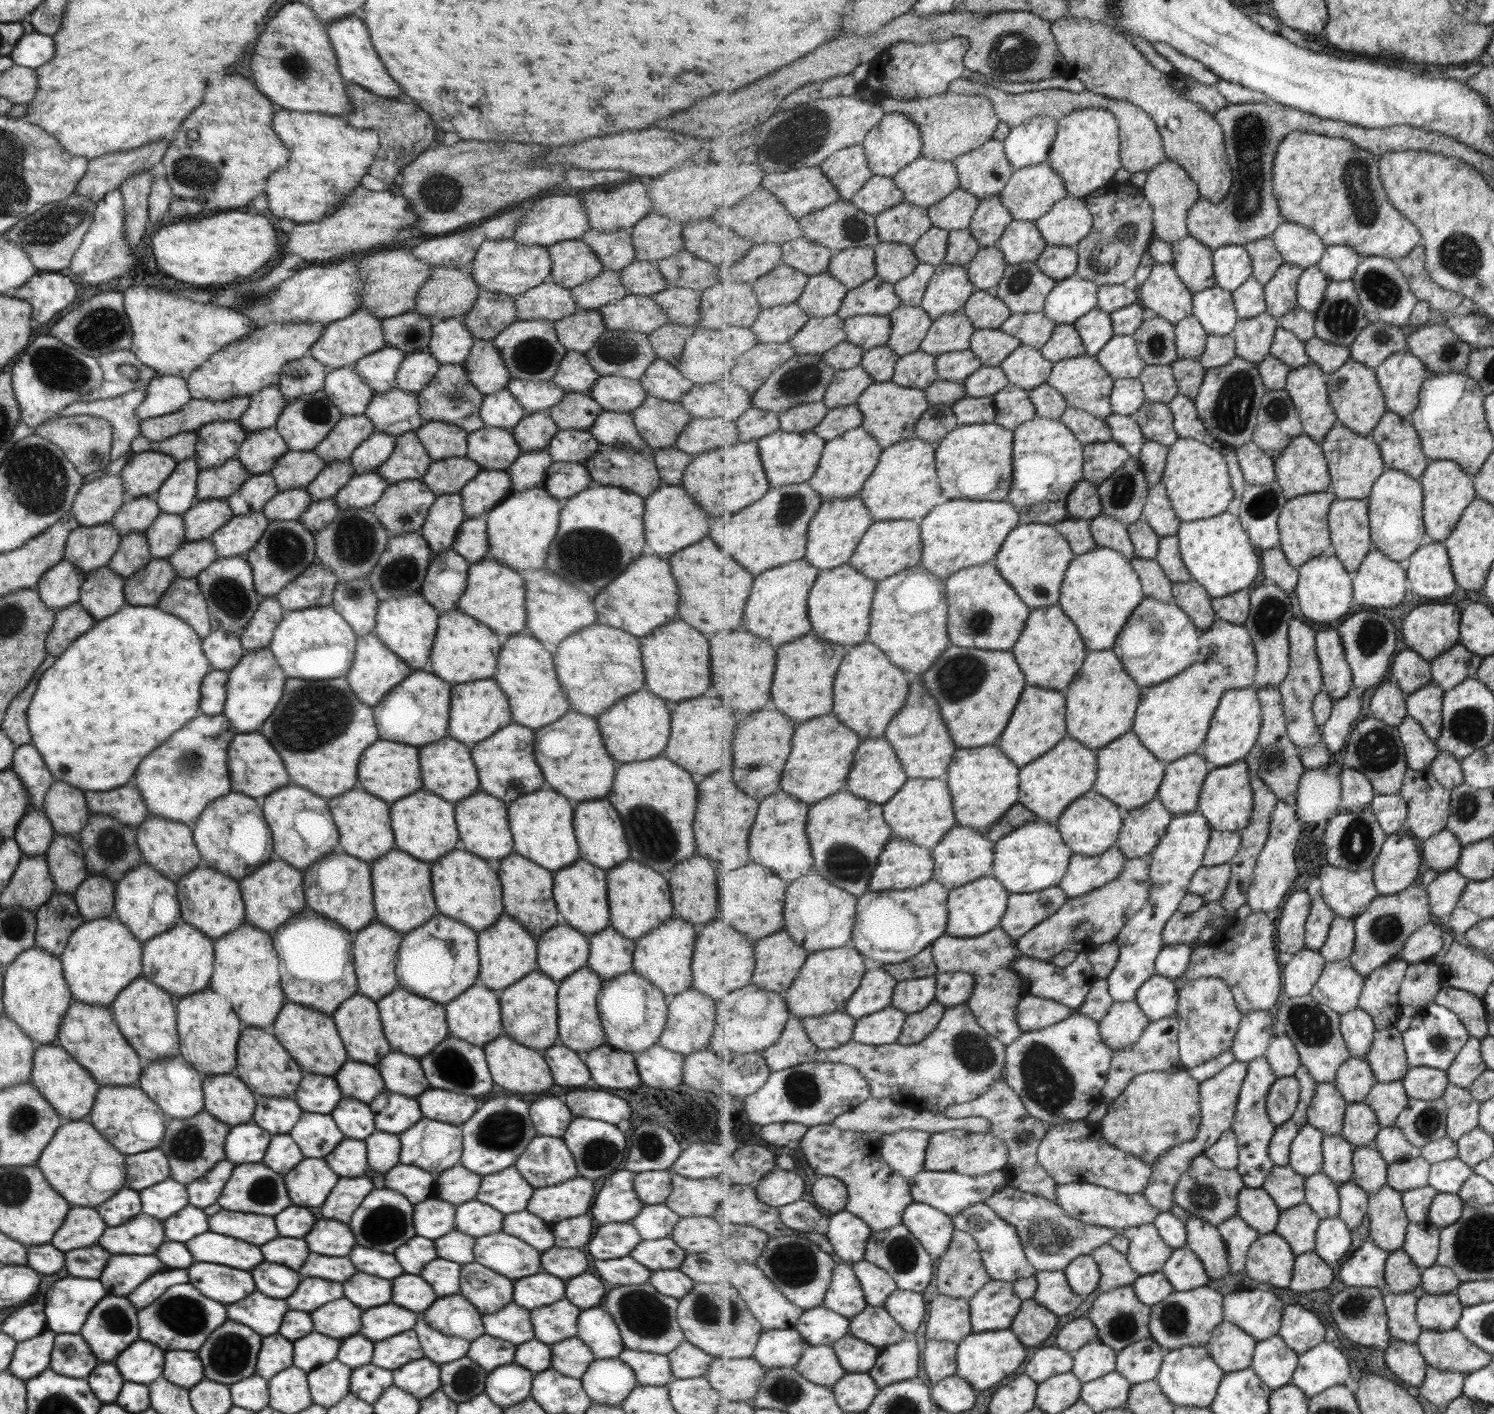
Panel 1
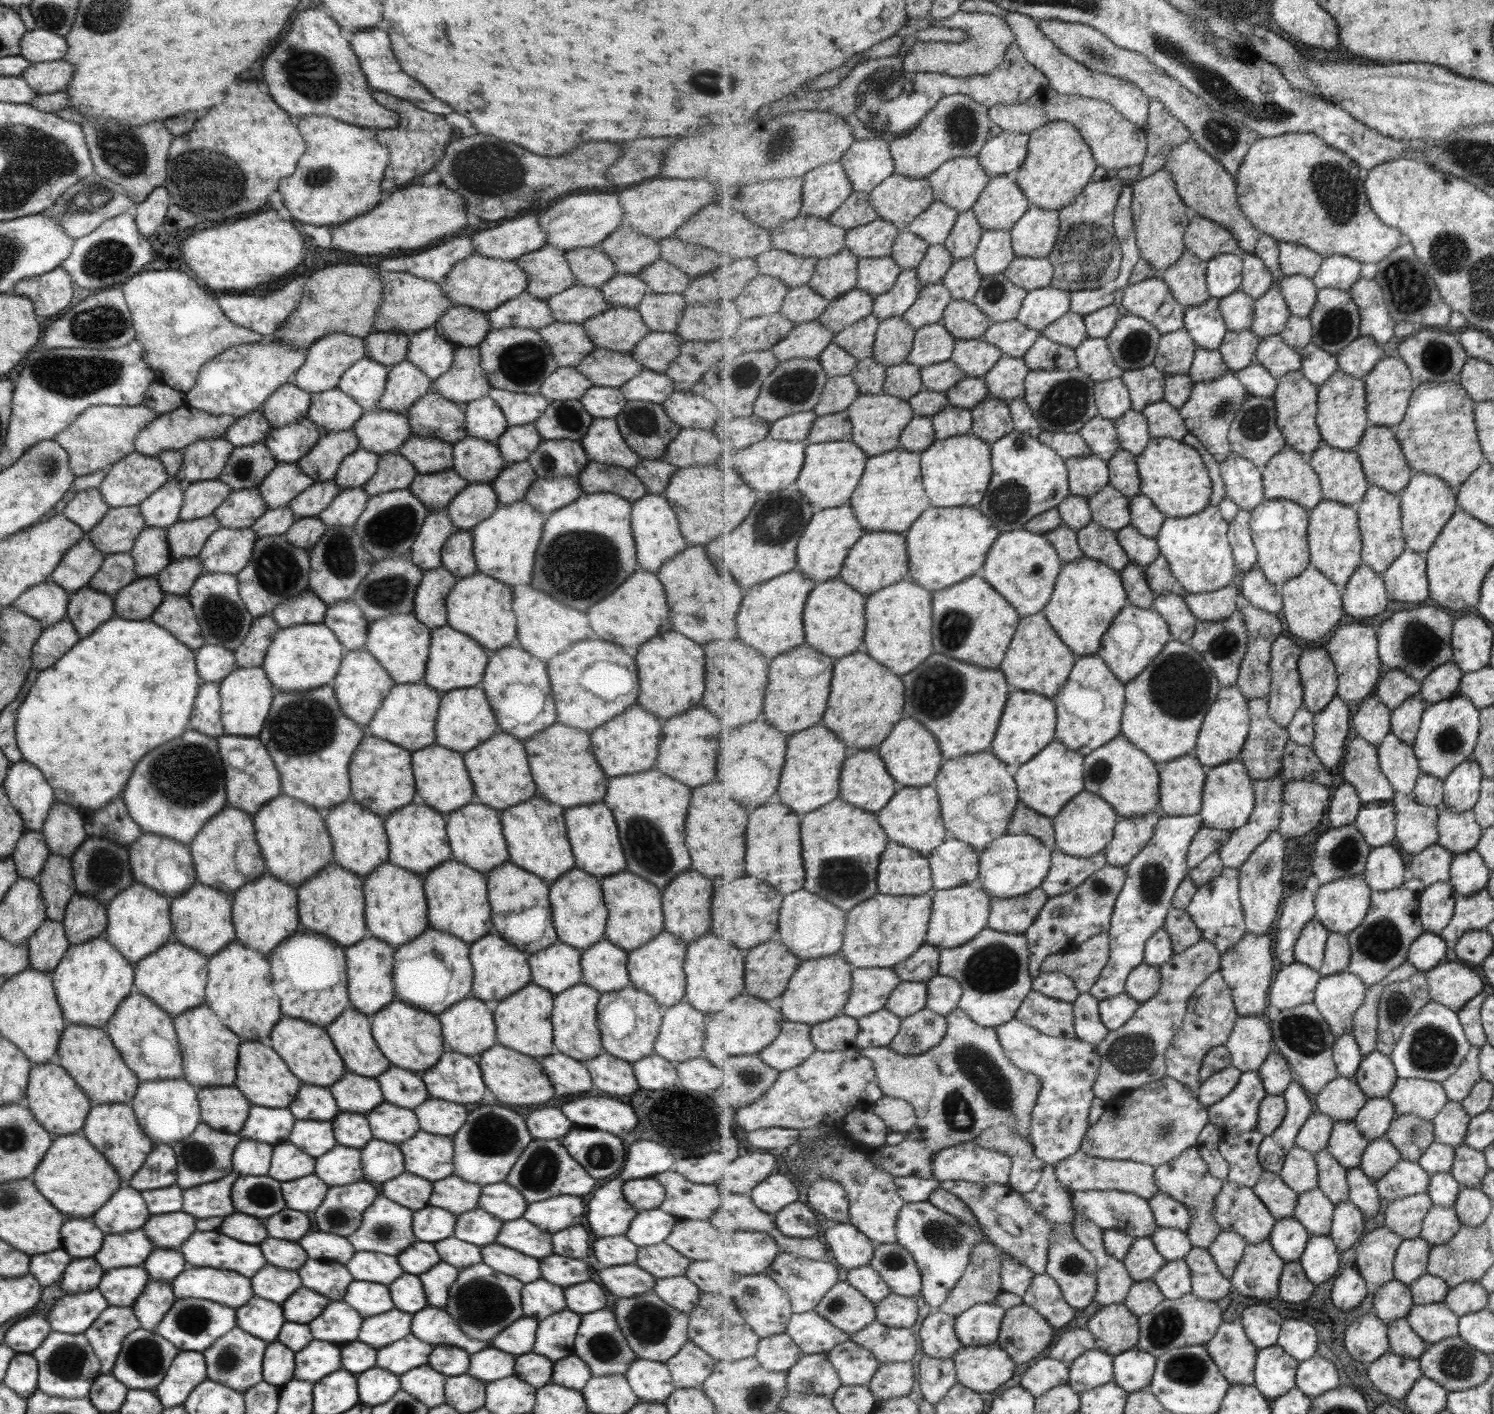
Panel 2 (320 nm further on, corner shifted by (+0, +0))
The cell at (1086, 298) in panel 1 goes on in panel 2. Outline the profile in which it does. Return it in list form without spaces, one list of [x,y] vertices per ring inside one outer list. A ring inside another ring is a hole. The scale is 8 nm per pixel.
[[[1049,286],[1030,291],[1016,318],[1033,330],[1045,330],[1071,310],[1071,290]]]

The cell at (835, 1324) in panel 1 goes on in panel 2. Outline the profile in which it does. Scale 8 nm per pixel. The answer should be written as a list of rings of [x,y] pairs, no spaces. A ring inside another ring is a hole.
[[[816,1310],[803,1314],[794,1312],[786,1333],[794,1339],[804,1355],[829,1354],[835,1346],[842,1345],[852,1337],[833,1326]]]

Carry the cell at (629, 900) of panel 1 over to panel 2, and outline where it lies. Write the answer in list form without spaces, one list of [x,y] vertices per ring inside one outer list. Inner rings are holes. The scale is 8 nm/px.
[[[619,872],[599,879],[601,896],[607,911],[604,936],[607,942],[618,946],[628,953],[649,942],[656,934],[663,931],[663,917],[659,890],[649,882],[629,874]]]

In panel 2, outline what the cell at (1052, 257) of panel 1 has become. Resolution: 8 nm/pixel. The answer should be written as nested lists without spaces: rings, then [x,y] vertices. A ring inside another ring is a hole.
[[[1015,257],[1004,270],[1005,276],[1017,286],[1029,291],[1050,286],[1055,271],[1048,257]]]

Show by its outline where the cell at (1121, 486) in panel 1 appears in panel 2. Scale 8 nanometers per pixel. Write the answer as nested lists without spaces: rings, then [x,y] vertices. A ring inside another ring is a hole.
[[[1112,484],[1089,498],[1092,520],[1111,530],[1120,531],[1130,524],[1131,497],[1119,492]]]

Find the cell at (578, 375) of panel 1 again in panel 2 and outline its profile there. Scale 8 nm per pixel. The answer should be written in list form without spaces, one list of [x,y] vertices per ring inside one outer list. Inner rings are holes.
[[[557,367],[543,380],[538,393],[548,402],[578,400],[591,385],[575,367]]]

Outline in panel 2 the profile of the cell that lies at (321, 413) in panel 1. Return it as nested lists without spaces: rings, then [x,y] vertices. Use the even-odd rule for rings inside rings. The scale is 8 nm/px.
[[[303,417],[287,426],[275,429],[271,427],[262,443],[277,463],[296,463],[311,450],[320,433],[318,426]]]

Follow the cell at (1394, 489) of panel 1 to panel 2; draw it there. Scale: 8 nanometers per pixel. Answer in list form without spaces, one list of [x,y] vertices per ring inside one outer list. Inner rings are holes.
[[[1370,485],[1366,497],[1358,508],[1360,529],[1362,530],[1362,559],[1375,573],[1383,574],[1403,554],[1406,538],[1402,529],[1401,497],[1383,487]]]

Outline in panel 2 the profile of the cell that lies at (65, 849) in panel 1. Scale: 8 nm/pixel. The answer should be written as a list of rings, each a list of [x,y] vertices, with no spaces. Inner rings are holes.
[[[50,854],[44,862],[37,883],[46,918],[60,922],[70,898],[76,894],[70,859]]]

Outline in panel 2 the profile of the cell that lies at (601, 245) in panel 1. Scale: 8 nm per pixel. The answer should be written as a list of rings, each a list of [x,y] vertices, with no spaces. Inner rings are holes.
[[[597,246],[577,247],[564,251],[563,256],[572,272],[575,285],[598,288],[615,275],[611,261]]]

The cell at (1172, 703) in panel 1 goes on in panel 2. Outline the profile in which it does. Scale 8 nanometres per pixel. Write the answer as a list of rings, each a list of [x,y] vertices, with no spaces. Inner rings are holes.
[[[1173,639],[1160,656],[1155,657],[1137,678],[1126,683],[1126,707],[1122,734],[1135,746],[1146,751],[1159,766],[1171,762],[1173,758],[1192,754],[1198,744],[1205,718],[1211,706],[1218,700],[1219,691],[1223,690],[1223,687],[1206,658],[1186,643]]]

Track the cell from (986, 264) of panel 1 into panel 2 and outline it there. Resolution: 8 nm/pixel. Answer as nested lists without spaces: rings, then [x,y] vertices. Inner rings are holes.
[[[974,256],[954,261],[954,264],[951,265],[949,272],[942,280],[942,283],[951,291],[955,300],[973,301],[976,294],[979,292],[984,279],[982,274],[979,272],[979,269],[980,268],[977,266]]]

